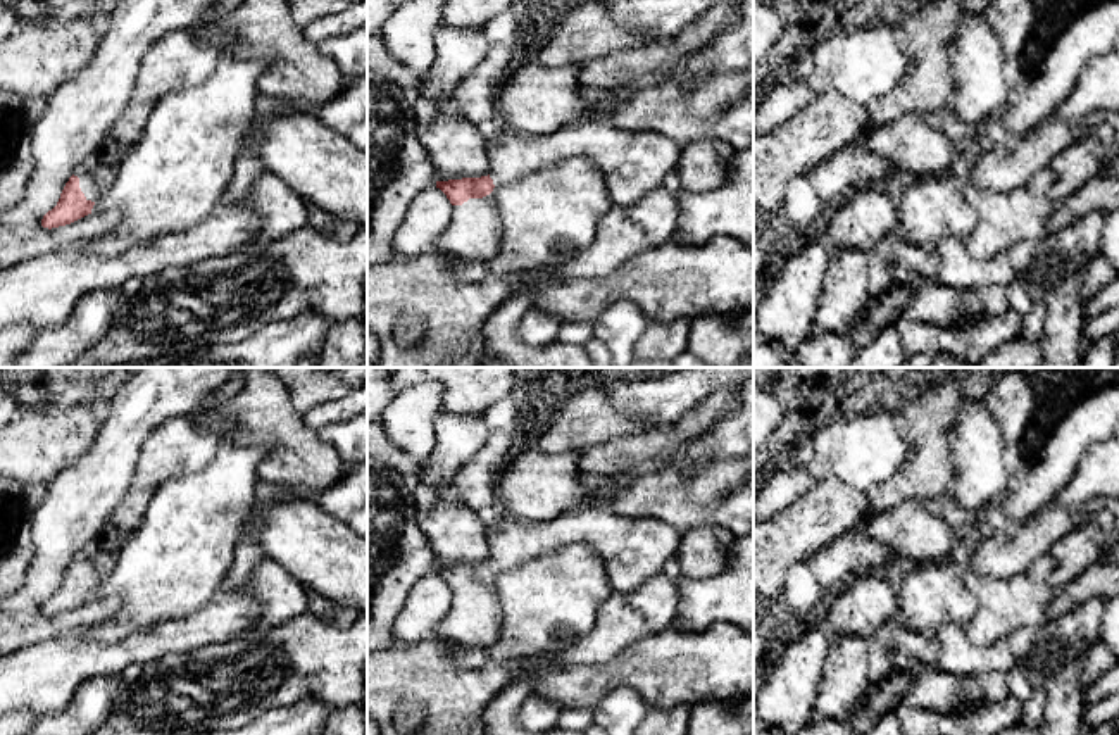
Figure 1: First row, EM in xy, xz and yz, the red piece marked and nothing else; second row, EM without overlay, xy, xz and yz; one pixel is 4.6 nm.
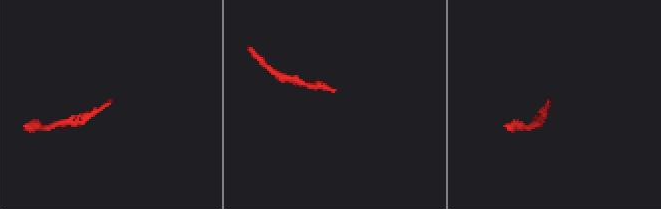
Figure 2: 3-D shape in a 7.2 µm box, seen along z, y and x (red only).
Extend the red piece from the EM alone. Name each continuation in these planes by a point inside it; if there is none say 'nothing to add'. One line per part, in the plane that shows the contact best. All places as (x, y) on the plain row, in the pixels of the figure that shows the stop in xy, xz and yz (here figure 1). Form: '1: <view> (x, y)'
1: xz (475, 616)

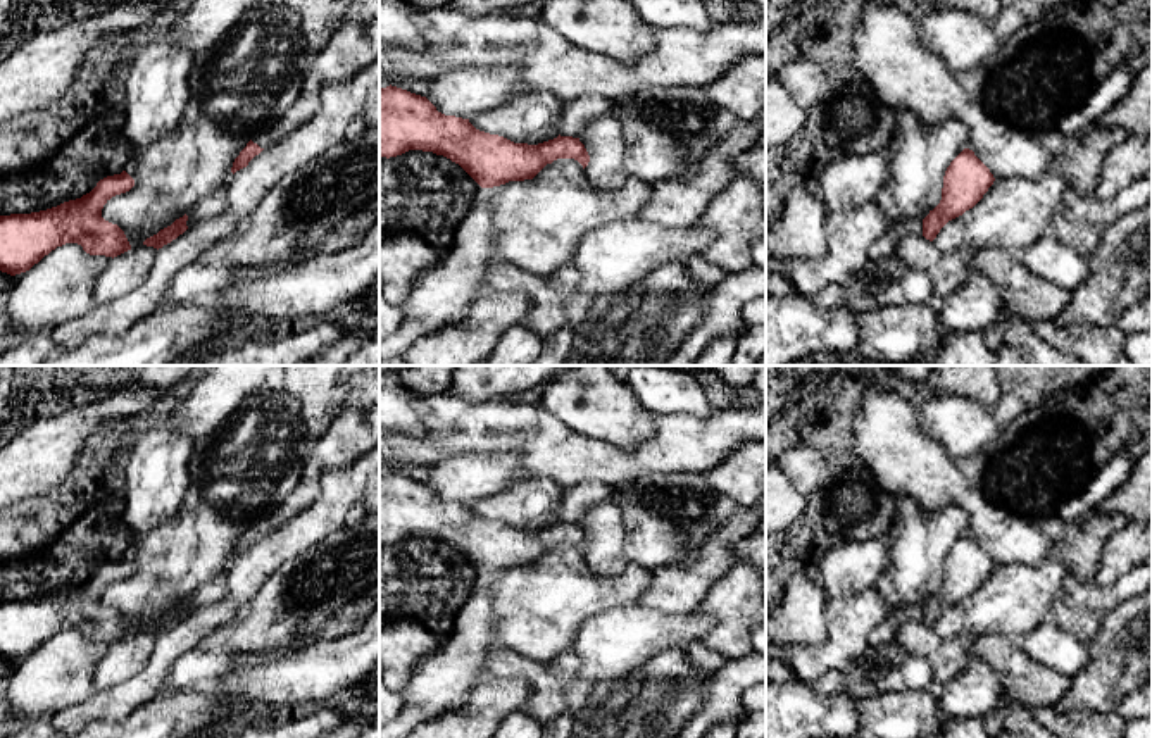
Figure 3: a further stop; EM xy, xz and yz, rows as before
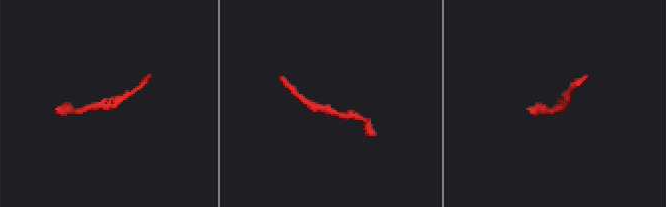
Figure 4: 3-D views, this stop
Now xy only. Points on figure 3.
nothing to add

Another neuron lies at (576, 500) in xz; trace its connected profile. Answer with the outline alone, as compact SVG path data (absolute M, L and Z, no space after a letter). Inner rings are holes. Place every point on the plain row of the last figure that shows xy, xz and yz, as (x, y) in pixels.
M579 481L562 491L560 522L579 524L598 503L609 502L612 488L602 481Z

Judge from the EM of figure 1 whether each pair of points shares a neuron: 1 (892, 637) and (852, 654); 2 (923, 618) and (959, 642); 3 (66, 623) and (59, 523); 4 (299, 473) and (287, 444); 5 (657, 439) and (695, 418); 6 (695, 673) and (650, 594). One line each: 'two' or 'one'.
1: two
2: two
3: one
4: one
5: one
6: two

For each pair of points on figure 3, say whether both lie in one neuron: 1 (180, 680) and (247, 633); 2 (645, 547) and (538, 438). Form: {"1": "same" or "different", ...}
{"1": "same", "2": "different"}

